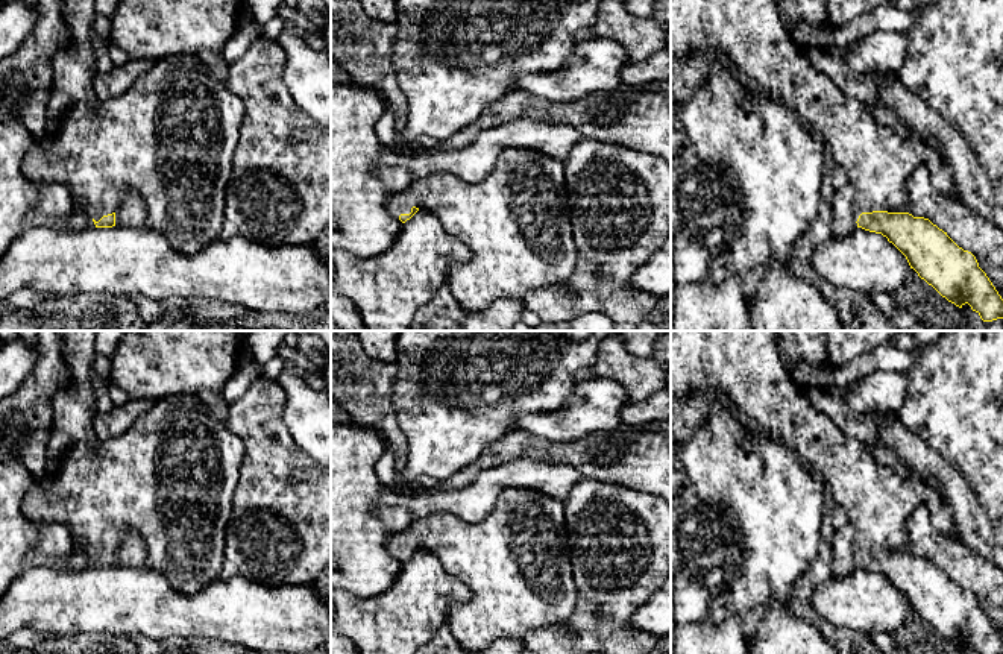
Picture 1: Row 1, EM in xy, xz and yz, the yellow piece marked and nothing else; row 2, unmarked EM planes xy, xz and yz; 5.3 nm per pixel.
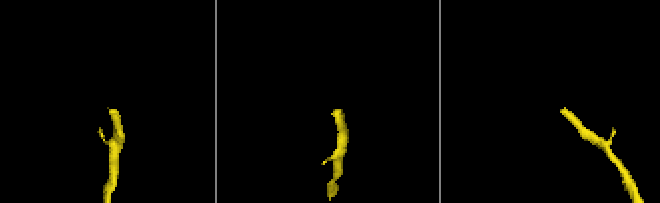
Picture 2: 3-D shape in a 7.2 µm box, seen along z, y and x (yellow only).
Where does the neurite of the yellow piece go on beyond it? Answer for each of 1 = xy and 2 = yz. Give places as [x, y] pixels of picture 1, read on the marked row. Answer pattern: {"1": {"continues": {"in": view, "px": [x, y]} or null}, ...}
{"1": {"continues": {"in": "xy", "px": [170, 137]}}, "2": {"continues": {"in": "yz", "px": [879, 160]}}}

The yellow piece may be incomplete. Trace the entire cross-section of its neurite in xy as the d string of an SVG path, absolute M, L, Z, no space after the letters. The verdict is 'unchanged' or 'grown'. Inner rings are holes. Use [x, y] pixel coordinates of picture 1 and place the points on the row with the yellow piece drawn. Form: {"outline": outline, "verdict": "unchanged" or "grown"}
{"outline": "M181 53L156 59L121 96L100 100L96 106L76 103L58 121L56 132L46 140L35 140L27 150L21 171L35 184L61 184L67 187L73 196L73 202L83 205L86 214L93 219L96 228L115 226L115 211L123 199L123 194L130 188L135 190L146 205L146 228L162 234L168 244L182 255L194 255L208 244L217 241L222 234L225 219L225 196L231 179L232 158L240 138L240 126L244 118L244 103L231 93L225 82L219 80L197 58L197 55Z", "verdict": "grown"}

